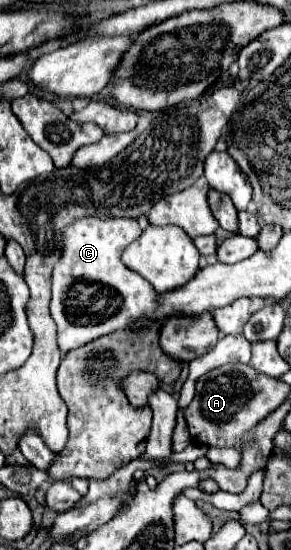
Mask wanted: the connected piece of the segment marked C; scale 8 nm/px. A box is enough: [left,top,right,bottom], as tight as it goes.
[51,217,159,358]

